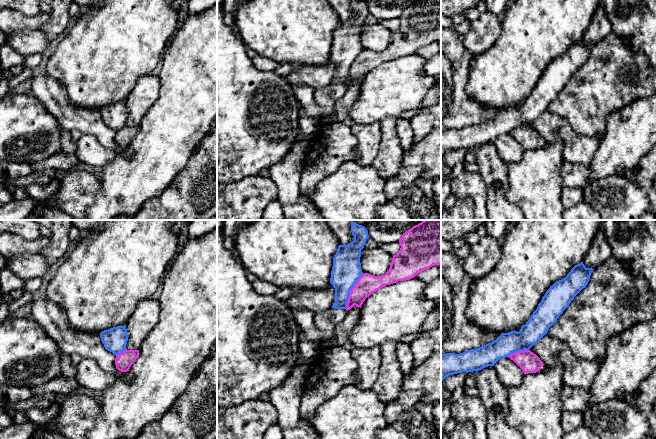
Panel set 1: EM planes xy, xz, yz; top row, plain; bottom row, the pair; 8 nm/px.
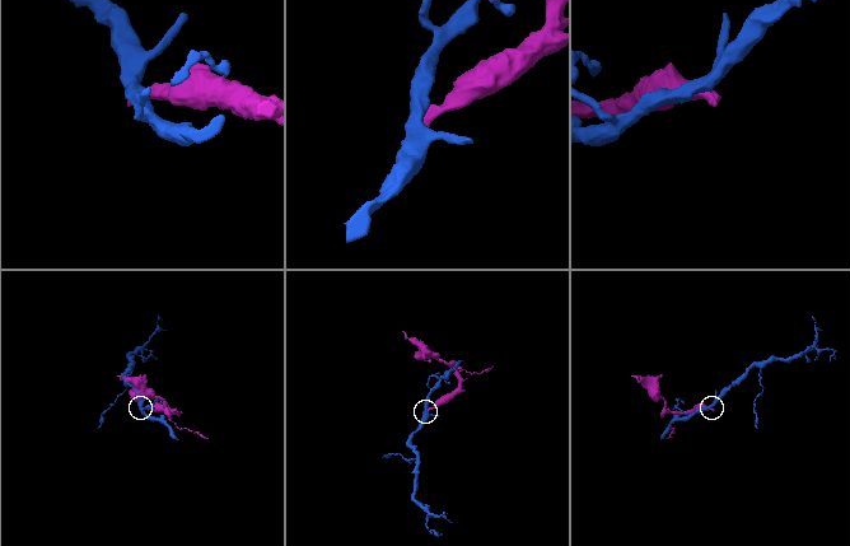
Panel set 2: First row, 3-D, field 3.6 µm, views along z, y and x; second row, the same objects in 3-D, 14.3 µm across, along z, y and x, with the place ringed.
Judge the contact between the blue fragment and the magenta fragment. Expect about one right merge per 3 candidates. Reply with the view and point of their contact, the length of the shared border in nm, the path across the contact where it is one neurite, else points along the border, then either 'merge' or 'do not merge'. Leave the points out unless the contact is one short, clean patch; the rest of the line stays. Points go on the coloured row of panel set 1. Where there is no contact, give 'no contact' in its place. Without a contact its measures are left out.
xz (350, 290) | 320 nm | along xz (362, 273), (350, 291), (345, 308) | do not merge

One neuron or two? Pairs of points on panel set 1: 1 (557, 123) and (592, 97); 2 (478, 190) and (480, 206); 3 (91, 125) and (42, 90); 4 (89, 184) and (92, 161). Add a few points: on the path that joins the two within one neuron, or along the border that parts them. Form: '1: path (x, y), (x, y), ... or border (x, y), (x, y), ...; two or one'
1: border (546, 110), (561, 115), (574, 130), (581, 134); two
2: path (478, 194), (480, 202); one
3: path (79, 118), (68, 116), (54, 102); one
4: border (83, 166), (93, 170); two

